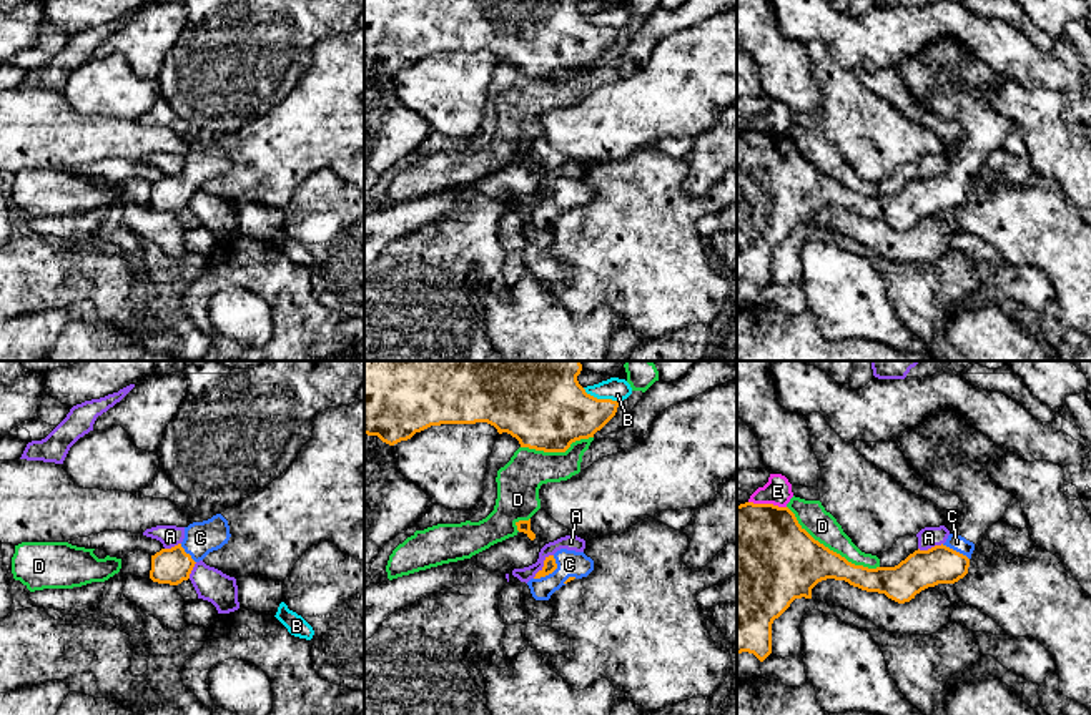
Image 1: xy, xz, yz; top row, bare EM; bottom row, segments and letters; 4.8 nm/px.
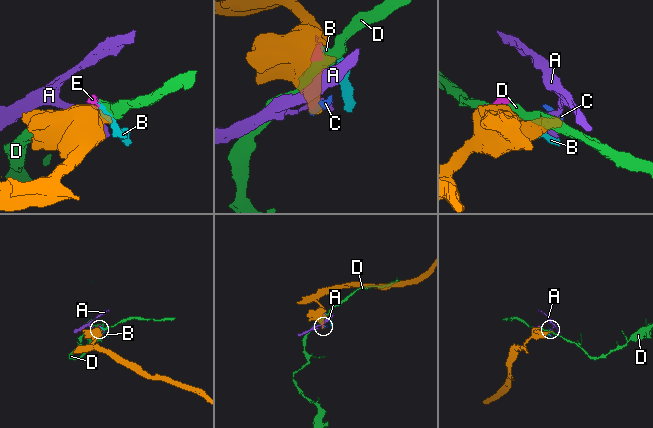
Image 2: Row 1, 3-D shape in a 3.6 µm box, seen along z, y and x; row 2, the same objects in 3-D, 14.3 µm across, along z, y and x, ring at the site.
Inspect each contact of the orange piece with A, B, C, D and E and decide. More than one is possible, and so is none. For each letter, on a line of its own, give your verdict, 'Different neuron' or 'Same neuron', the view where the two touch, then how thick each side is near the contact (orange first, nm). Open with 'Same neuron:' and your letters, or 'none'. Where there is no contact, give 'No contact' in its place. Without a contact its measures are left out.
Same neuron: C
A: Different neuron. Touches orange in xz. Thickness 60 nm (orange) against 80 nm
B: Different neuron. Touches orange in xz. Thickness 360 nm (orange) against 110 nm
C: Same neuron. Touches orange in xz. Thickness 60 nm (orange) against 130 nm
D: Different neuron. Touches orange in yz. Thickness 400 nm (orange) against 150 nm
E: Different neuron. Touches orange in yz. Thickness 500 nm (orange) against 140 nm

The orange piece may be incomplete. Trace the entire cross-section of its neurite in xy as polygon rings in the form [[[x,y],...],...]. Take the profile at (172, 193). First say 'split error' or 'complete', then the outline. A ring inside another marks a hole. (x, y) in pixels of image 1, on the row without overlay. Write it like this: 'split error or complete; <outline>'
split error; [[[183,0],[188,20],[168,52],[156,78],[160,95],[188,123],[195,148],[185,166],[151,183],[150,206],[178,213],[190,206],[196,190],[228,171],[231,161],[221,143],[249,121],[278,106],[313,63],[319,40],[349,33],[364,10],[364,0]]]

